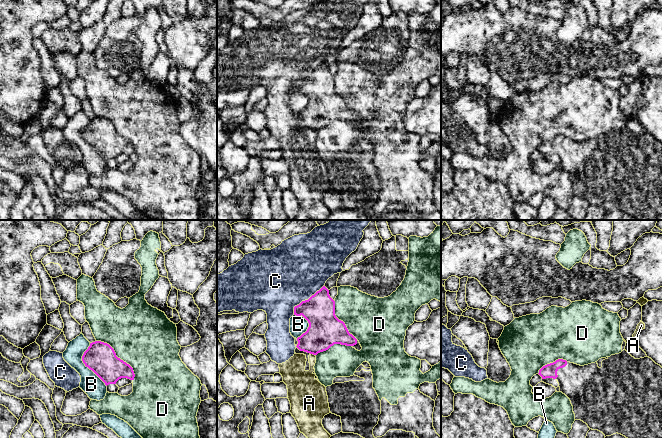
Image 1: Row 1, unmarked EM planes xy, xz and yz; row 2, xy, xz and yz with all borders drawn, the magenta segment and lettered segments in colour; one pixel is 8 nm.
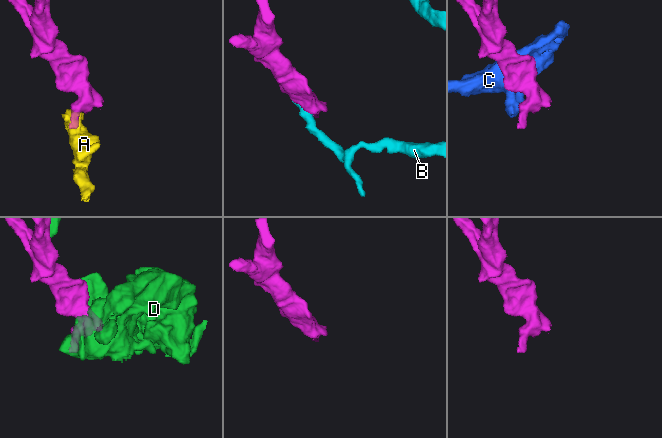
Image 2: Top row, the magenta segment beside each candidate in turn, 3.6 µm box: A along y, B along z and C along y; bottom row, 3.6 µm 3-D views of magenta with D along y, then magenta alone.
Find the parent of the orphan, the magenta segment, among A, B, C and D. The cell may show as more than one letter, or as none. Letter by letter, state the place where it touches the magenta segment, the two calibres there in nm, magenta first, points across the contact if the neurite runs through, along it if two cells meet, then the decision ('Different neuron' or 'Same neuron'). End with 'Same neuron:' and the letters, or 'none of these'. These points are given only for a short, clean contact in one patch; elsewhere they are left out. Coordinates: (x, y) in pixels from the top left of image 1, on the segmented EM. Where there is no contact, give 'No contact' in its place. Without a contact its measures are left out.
A: Touches magenta at xz (313, 354). Thickness 280 nm (magenta) against 220 nm. Boundary: xz (311, 353), (314, 355). Different neuron
B: Touches magenta at xy (85, 365). Thickness 240 nm (magenta) against 170 nm. Different neuron
C: Touches magenta at xz (305, 300). Thickness 260 nm (magenta) against 480 nm. Different neuron
D: Touches magenta at xy (119, 358). Thickness 240 nm (magenta) against 480 nm. Different neuron
Same neuron: none of these

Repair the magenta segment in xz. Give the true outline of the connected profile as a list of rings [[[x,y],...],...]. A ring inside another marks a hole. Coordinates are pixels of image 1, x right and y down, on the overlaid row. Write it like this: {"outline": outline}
{"outline": [[[323,286],[308,300],[294,307],[294,315],[303,316],[309,323],[305,333],[297,338],[297,348],[313,355],[328,350],[334,344],[362,349],[359,341],[349,333],[345,323],[335,315],[335,301]]]}

